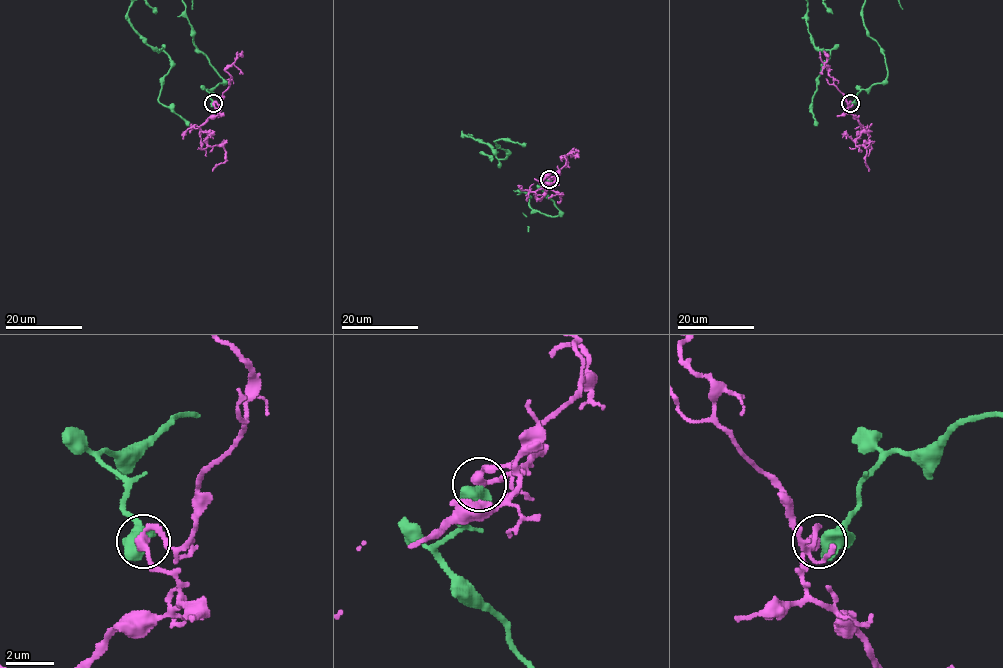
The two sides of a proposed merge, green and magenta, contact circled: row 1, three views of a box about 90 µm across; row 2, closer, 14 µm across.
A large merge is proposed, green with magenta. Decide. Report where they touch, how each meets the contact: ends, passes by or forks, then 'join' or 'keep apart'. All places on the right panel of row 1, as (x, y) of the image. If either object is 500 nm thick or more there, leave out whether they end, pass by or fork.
at (850, 103); keep apart

